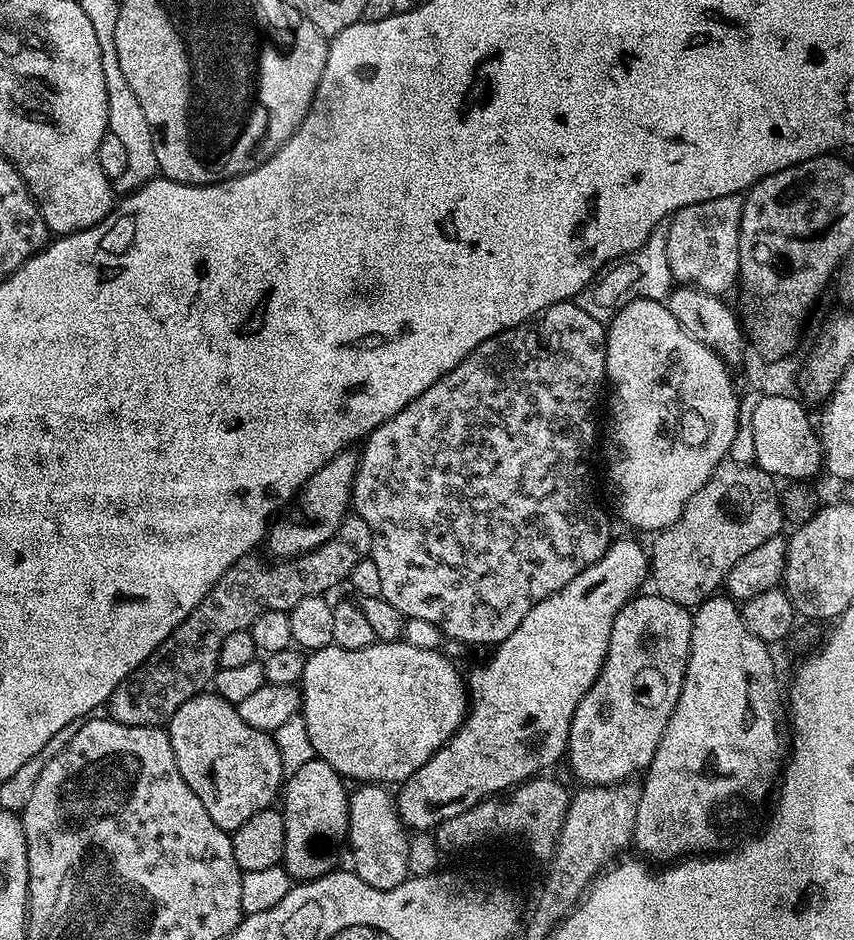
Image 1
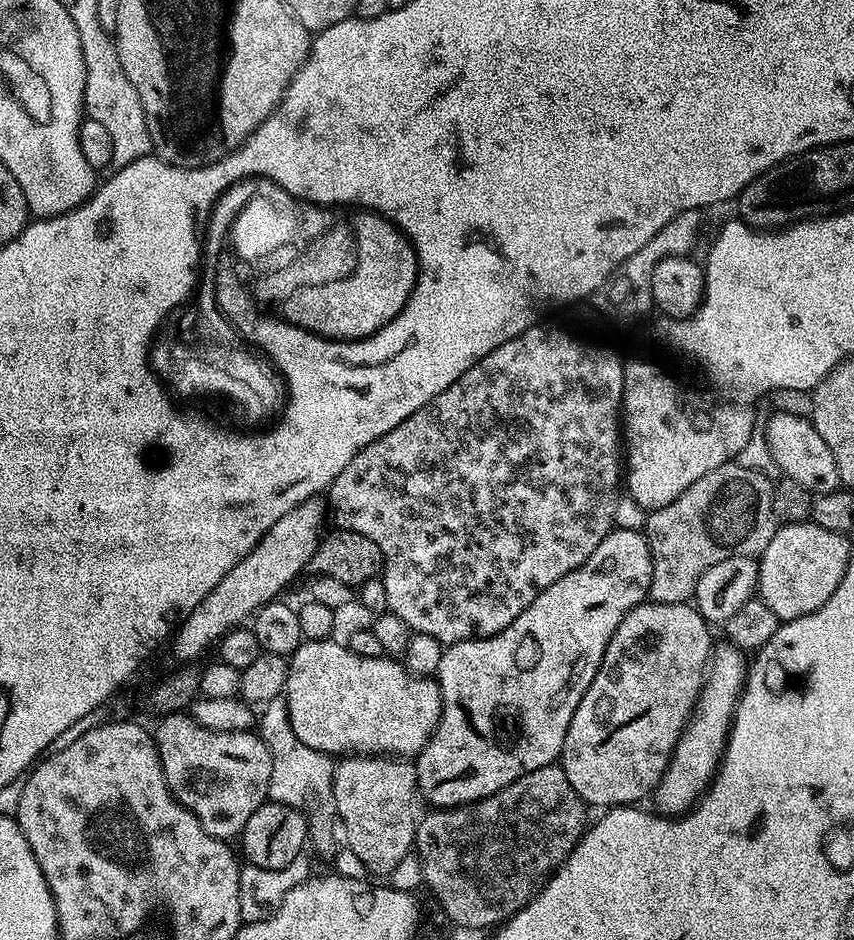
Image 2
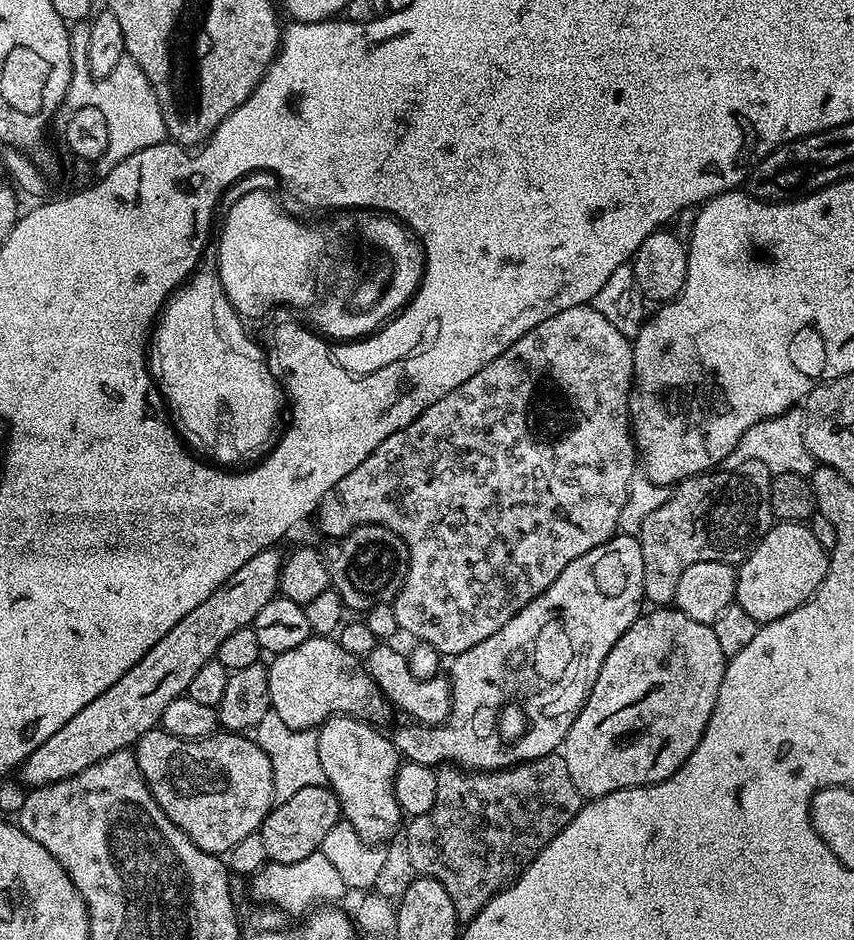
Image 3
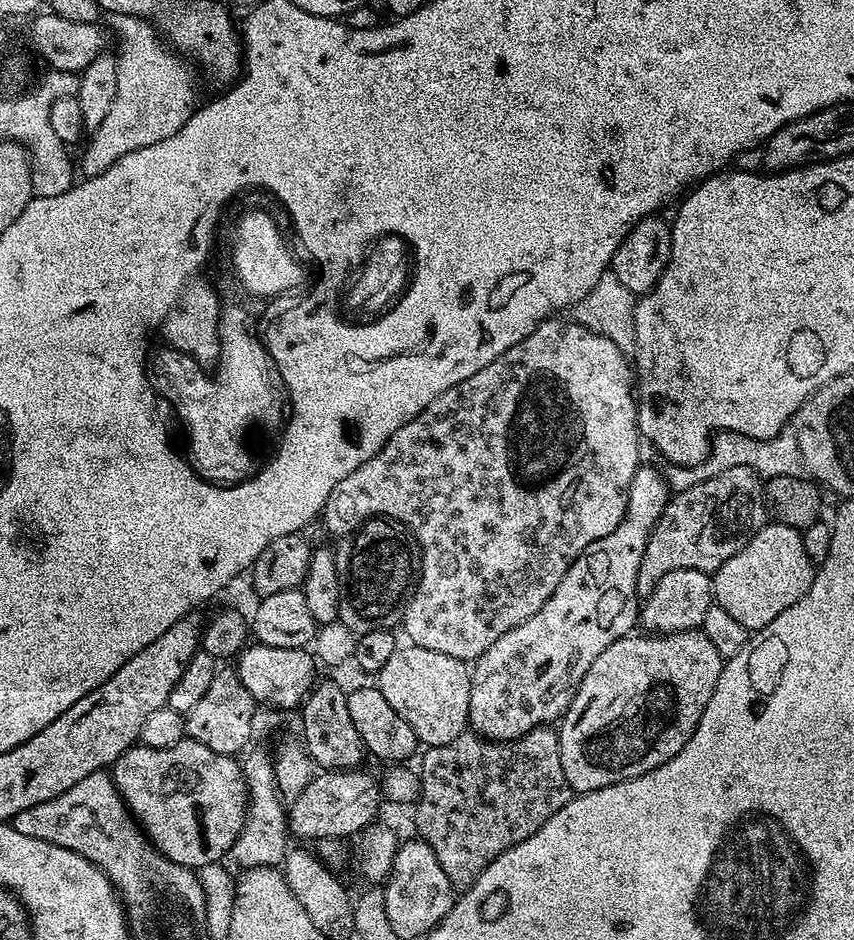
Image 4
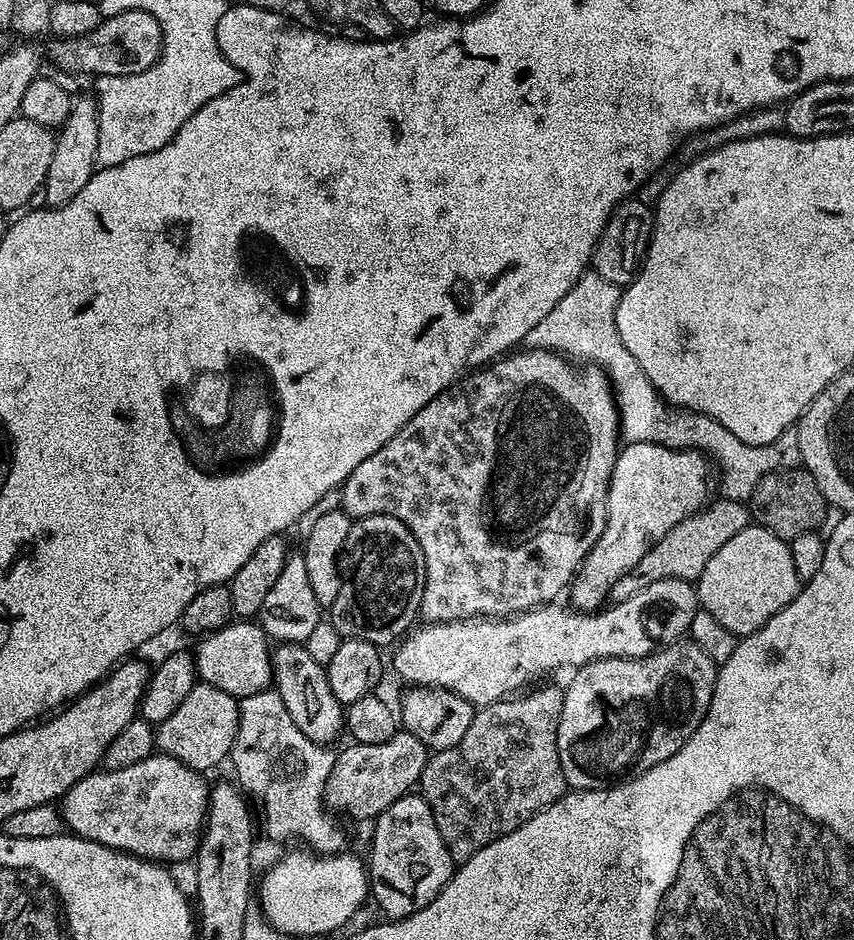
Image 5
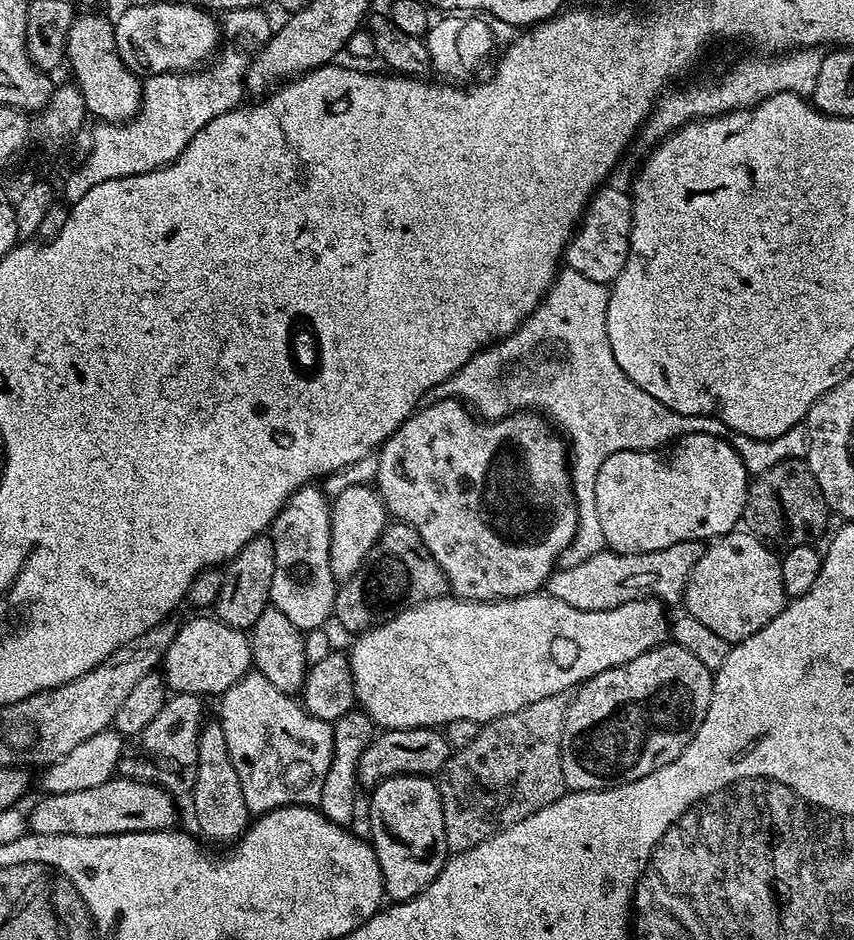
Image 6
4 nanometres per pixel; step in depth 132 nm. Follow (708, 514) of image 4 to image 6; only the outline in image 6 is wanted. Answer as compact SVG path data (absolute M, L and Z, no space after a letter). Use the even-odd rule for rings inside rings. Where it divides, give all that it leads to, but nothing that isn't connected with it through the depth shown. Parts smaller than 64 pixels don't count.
M683 540L674 546L666 546L666 550L642 554L621 556L605 550L586 558L586 562L578 562L578 566L556 568L548 577L546 592L578 610L610 610L631 600L649 598L662 600L668 606L679 605L684 599L690 574L698 558L702 558L704 549L705 545L699 540Z

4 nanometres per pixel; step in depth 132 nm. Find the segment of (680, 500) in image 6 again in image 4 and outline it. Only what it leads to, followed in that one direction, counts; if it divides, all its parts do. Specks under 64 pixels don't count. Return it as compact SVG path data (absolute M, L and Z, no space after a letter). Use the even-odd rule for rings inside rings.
M637 468L630 482L628 505L622 522L606 538L598 538L582 550L580 557L566 570L562 582L550 594L546 606L534 614L534 618L526 618L522 626L514 626L514 630L506 630L490 650L486 650L474 661L470 682L470 714L468 723L471 731L485 740L503 742L516 740L536 728L543 728L559 721L576 693L576 687L586 678L594 658L606 650L615 640L629 635L632 627L637 627L641 601L637 599L636 583L638 582L638 566L642 554L646 550L648 535L658 522L662 510L668 504L670 491L668 484L652 468Z

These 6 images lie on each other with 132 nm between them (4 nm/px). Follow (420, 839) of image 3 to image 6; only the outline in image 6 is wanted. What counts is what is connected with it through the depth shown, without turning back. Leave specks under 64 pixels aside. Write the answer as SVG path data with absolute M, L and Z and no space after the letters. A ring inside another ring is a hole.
M559 692L550 694L550 698L530 702L530 706L514 710L514 714L502 714L502 718L494 718L483 725L474 742L455 749L449 755L440 767L438 787L446 842L453 853L470 850L478 842L514 826L514 822L522 822L522 818L530 818L534 810L542 810L542 806L550 806L559 796L564 795L566 785L562 774L560 747L568 701L569 697Z

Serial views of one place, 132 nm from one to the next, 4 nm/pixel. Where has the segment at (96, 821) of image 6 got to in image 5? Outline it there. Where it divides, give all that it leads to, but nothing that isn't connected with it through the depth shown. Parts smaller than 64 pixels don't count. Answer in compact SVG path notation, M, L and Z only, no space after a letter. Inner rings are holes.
M153 754L142 758L142 762L134 762L134 766L97 770L91 772L86 778L82 778L62 797L62 803L59 805L62 824L73 836L81 836L84 840L93 840L107 848L117 848L120 852L128 852L131 856L138 856L146 860L155 860L157 862L169 862L168 860L191 861L193 857L195 857L196 848L200 844L200 833L204 831L204 818L208 814L210 784L209 781L206 782L204 779L205 777L201 775L201 773L196 772L190 766L186 766L178 758L165 756L163 754Z

